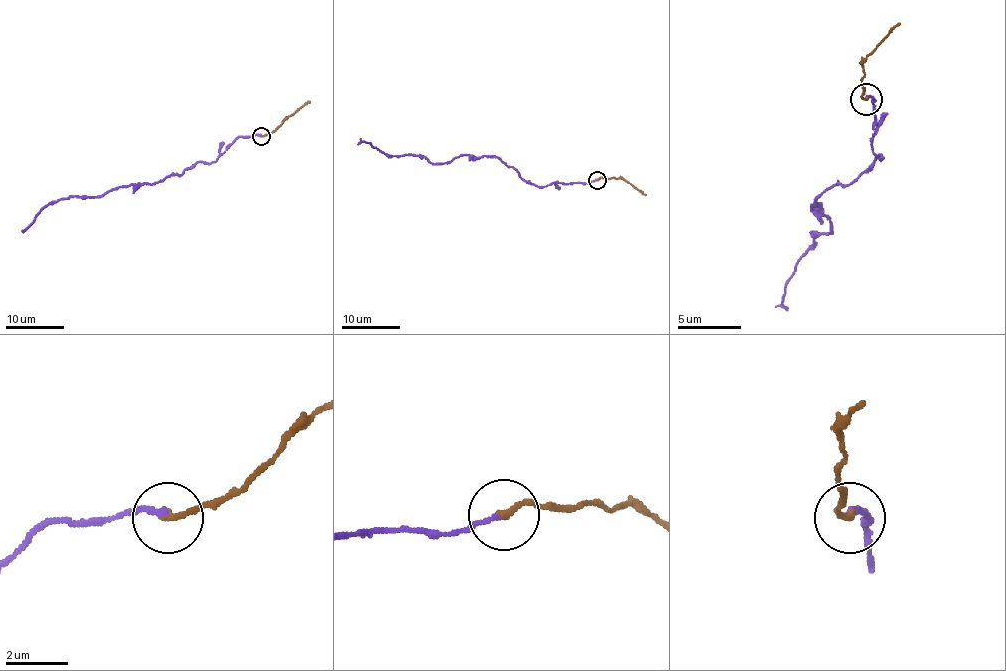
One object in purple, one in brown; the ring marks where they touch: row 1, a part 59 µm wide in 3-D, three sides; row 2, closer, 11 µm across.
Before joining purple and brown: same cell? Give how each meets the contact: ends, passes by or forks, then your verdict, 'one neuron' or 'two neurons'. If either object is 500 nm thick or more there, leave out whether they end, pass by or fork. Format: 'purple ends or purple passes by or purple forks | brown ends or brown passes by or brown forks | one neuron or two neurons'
purple ends | brown ends | one neuron

